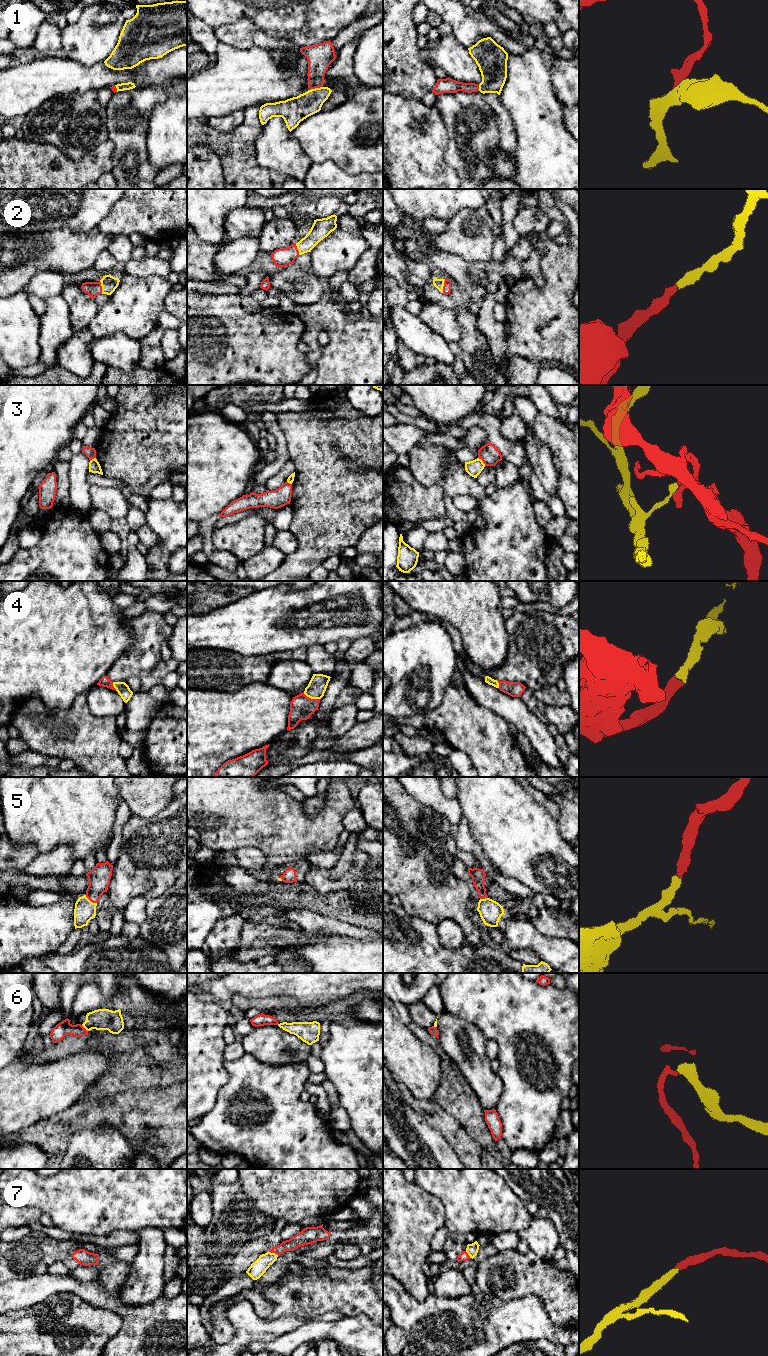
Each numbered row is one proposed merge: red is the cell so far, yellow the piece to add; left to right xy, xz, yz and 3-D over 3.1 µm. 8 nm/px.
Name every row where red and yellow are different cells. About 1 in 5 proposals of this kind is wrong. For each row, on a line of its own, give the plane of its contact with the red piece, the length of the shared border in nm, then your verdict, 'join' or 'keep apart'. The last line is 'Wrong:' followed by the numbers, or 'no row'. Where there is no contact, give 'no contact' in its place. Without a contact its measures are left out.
1: contact in xz; length 110 nm; join
2: contact in yz; length 110 nm; join
3: contact in yz; length 90 nm; keep apart
4: contact in xz; length 140 nm; join
5: contact in xy; length 120 nm; join
6: contact in xy; length 80 nm; keep apart
7: contact in xz; length 80 nm; join
Wrong: 3, 6

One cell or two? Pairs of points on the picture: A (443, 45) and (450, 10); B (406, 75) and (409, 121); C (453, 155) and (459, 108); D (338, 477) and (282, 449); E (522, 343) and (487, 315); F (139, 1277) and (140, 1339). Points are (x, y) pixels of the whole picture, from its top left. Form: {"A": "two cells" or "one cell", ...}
{"A": "two cells", "B": "two cells", "C": "one cell", "D": "two cells", "E": "two cells", "F": "two cells"}

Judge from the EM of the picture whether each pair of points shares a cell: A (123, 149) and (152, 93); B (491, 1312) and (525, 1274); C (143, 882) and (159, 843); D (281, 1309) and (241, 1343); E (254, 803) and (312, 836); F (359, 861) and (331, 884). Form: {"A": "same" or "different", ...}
{"A": "same", "B": "different", "C": "same", "D": "different", "E": "same", "F": "same"}

